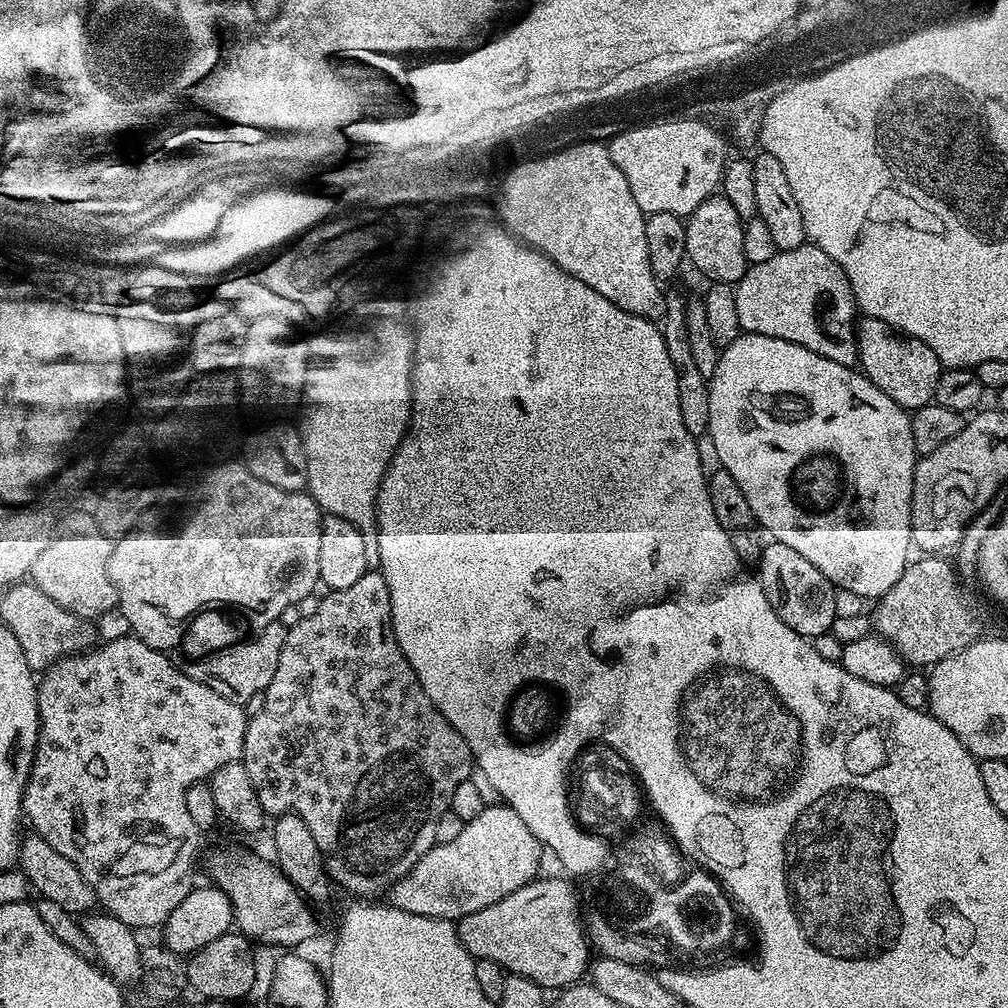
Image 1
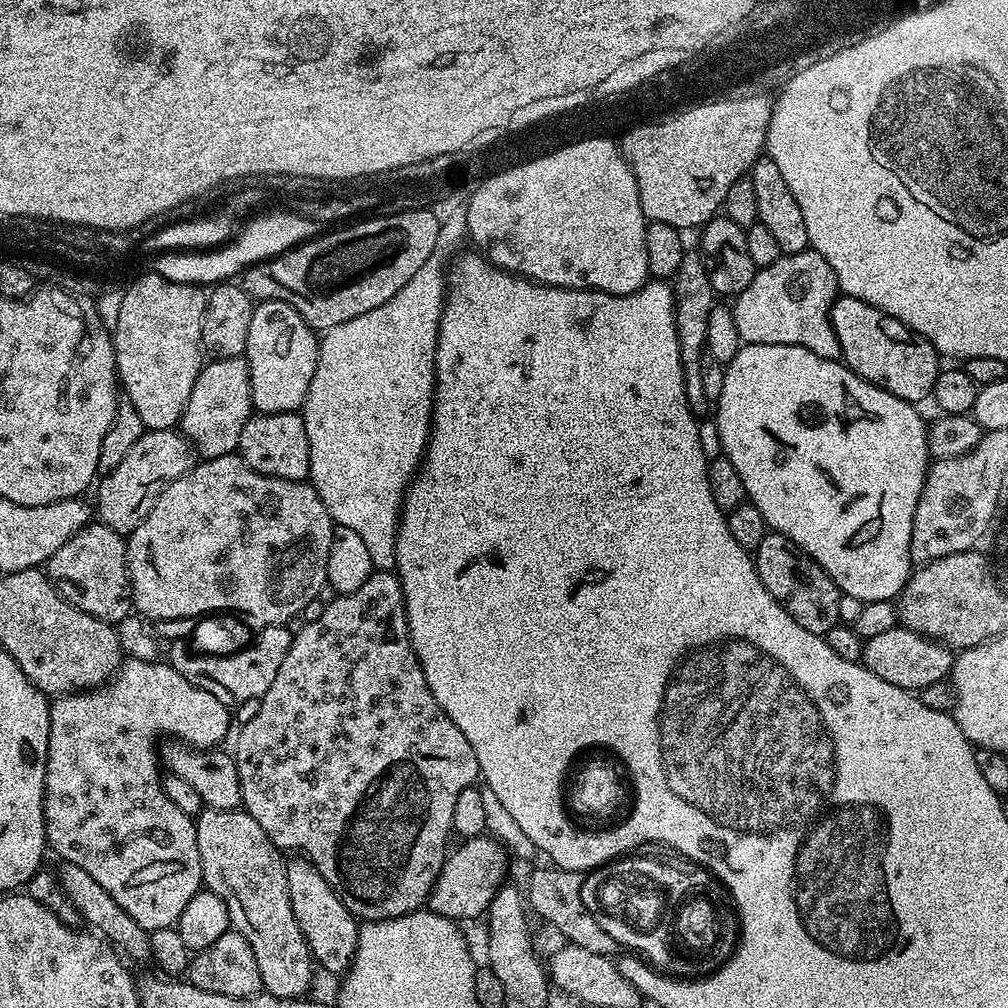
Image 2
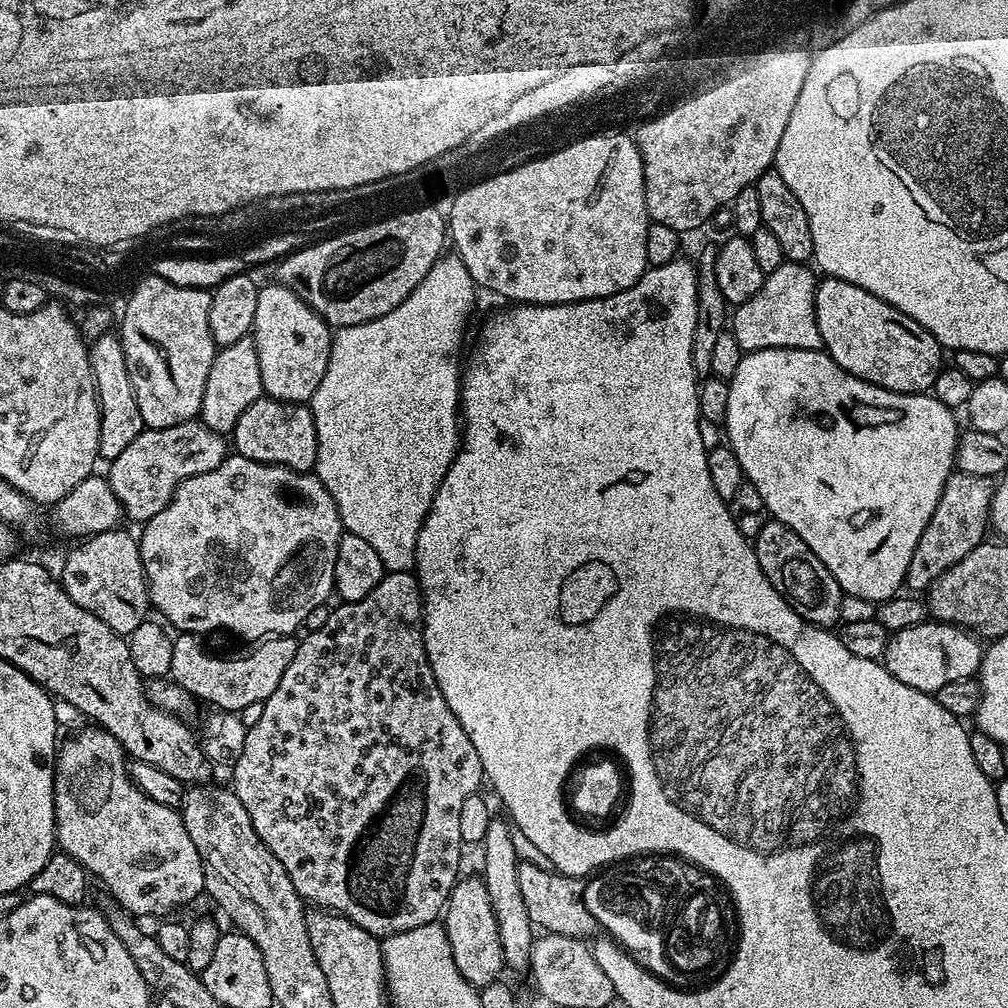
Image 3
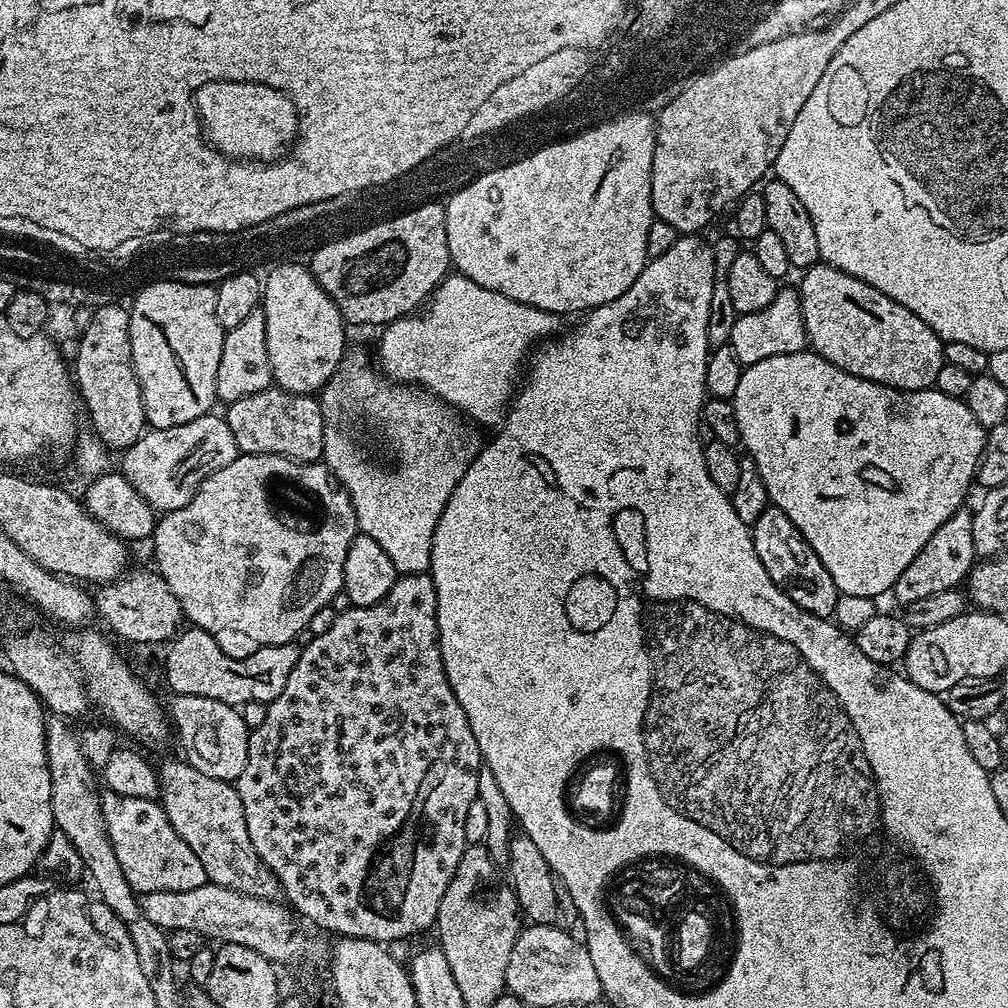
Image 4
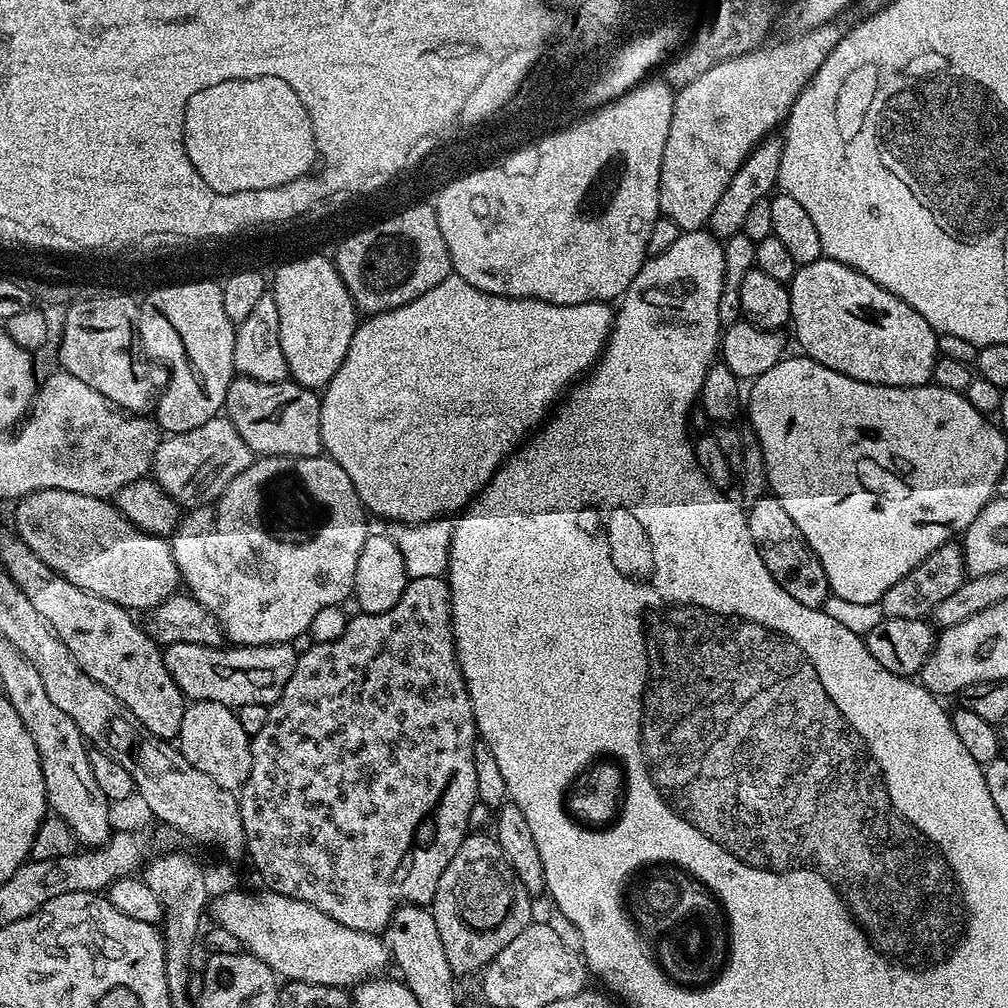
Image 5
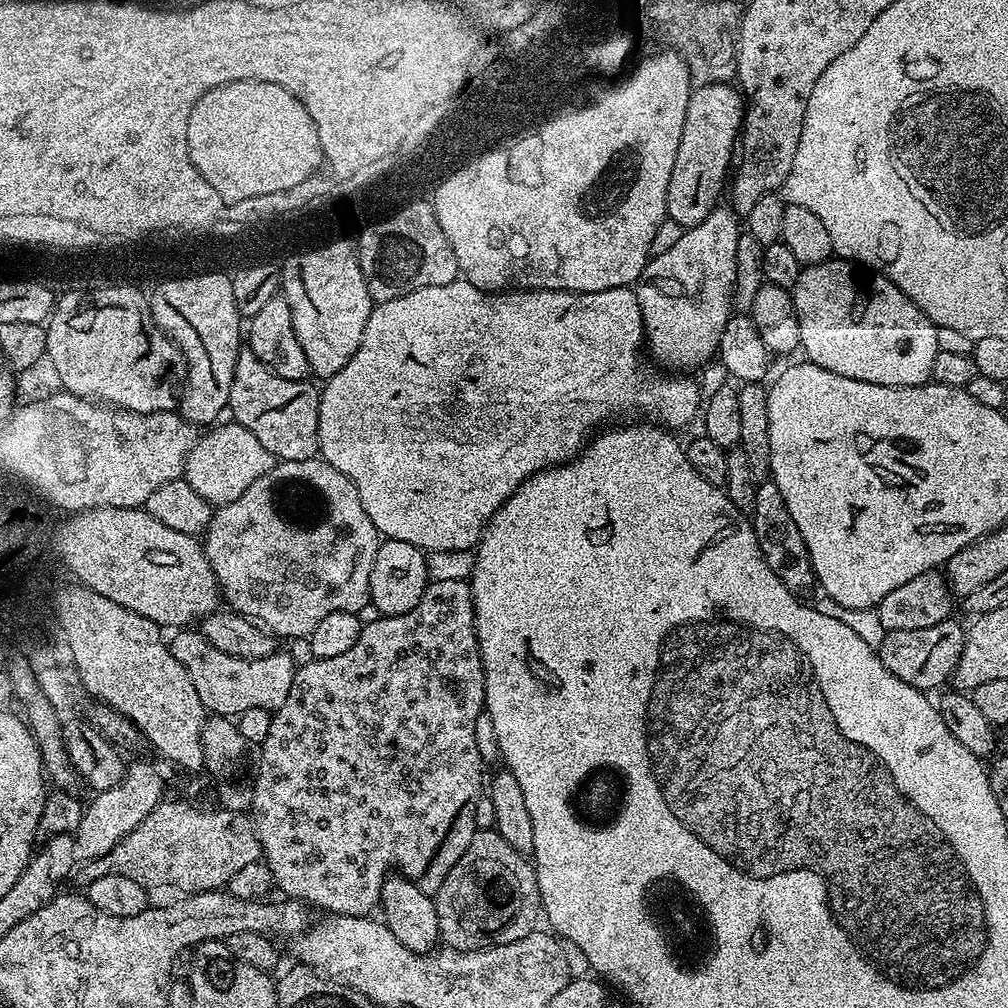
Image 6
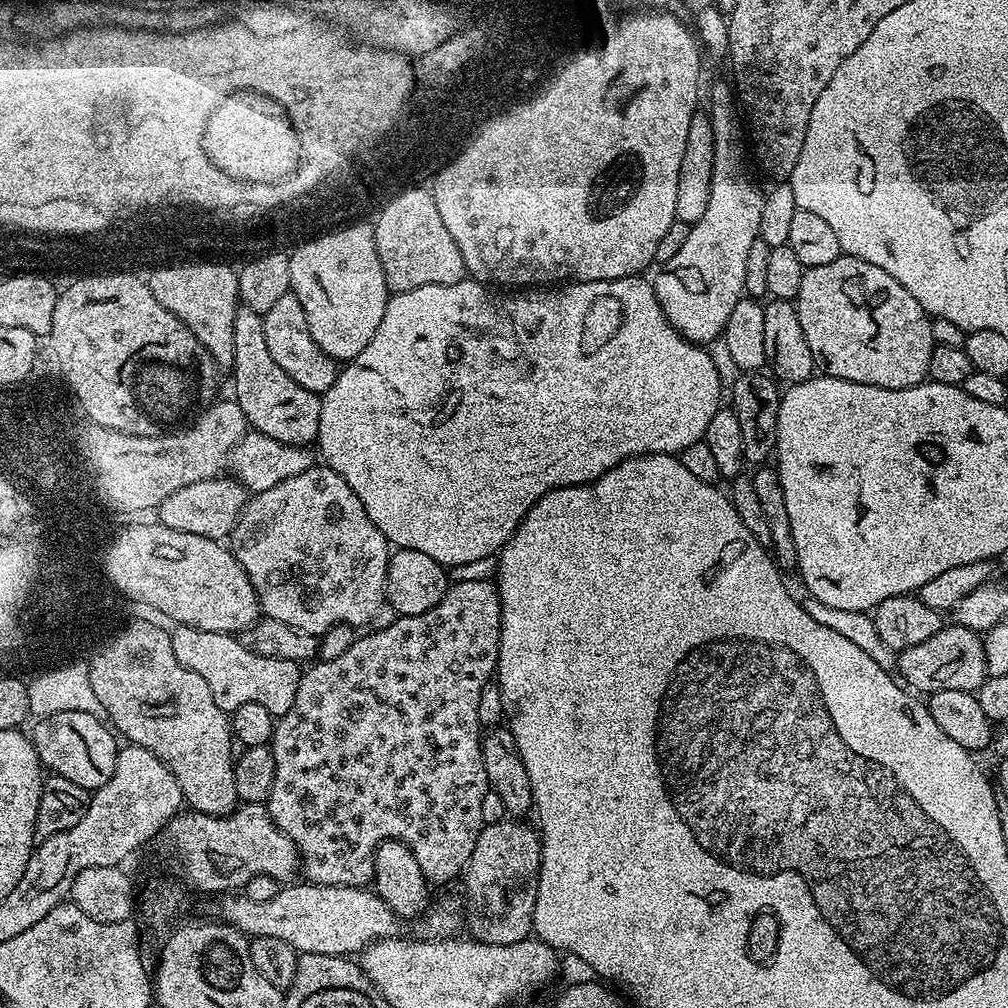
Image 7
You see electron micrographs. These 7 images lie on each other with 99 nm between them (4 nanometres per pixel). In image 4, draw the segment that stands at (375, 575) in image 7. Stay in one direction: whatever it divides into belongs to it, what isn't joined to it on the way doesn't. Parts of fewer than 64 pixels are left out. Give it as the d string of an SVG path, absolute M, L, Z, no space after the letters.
M237 454L234 462L230 462L230 466L222 466L222 470L218 470L214 474L210 474L198 486L198 490L194 494L194 498L190 498L190 502L186 506L182 506L182 510L174 510L173 512L165 512L156 521L156 531L150 537L150 545L152 544L152 552L156 555L155 571L160 573L160 576L166 582L166 586L170 586L170 594L174 594L174 598L178 598L178 602L184 611L185 621L189 625L201 628L213 634L221 634L220 632L237 632L240 636L245 636L248 640L253 640L253 645L267 646L269 644L291 644L297 639L296 635L307 629L310 618L313 617L318 610L330 604L334 594L338 594L344 587L344 567L346 566L346 550L350 550L350 542L358 535L356 526L356 515L354 514L354 506L350 502L350 498L346 494L346 490L340 487L340 483L332 477L332 473L324 463L317 462L314 464L304 464L301 460L292 460L288 456L275 456L274 454Z

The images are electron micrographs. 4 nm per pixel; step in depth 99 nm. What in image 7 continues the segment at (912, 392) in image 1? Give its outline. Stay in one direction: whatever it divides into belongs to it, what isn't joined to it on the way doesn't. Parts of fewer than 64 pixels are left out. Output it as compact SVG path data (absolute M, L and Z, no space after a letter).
M842 254L834 258L834 262L826 262L826 266L805 268L802 287L794 303L798 322L802 322L802 334L806 334L806 346L810 346L810 354L823 375L890 390L902 390L928 380L933 346L930 334L932 320L922 306L918 306L918 298L890 278L886 270Z

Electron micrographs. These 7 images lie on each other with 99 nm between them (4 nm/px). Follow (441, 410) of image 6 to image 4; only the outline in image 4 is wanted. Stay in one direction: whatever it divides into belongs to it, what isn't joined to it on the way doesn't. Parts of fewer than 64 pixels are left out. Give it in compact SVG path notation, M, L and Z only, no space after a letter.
M449 274L432 291L419 311L395 320L381 331L384 333L380 336L378 368L389 381L407 382L409 385L419 386L445 404L451 404L469 421L477 420L480 424L496 426L503 421L510 407L510 401L517 391L516 375L519 372L521 375L530 353L537 345L555 337L561 331L560 320L561 317L555 312L538 310L534 306L514 302L514 298L498 294L498 290L486 290L486 286L470 282L470 278Z

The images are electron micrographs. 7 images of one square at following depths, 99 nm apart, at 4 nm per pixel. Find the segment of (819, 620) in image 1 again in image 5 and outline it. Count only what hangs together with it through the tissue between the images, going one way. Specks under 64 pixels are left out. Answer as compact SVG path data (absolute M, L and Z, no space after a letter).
M765 494L762 498L751 501L746 515L750 538L754 538L754 546L758 546L758 554L762 554L762 562L766 562L766 570L770 570L774 582L778 582L778 586L782 586L790 598L802 602L802 606L823 608L830 595L826 570L822 570L822 562L818 562L802 530L794 526L794 518L786 514L780 499Z

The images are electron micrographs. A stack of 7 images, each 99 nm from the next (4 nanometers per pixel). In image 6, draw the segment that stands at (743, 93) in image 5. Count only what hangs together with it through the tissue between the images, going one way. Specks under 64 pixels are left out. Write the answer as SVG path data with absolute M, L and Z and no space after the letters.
M717 82L714 85L702 84L693 91L690 102L686 106L686 122L682 126L682 142L678 142L678 155L674 158L674 170L670 174L670 186L666 206L667 219L678 222L683 228L698 226L698 222L705 220L708 215L721 203L720 191L725 191L726 181L733 167L732 151L737 151L738 137L744 123L746 101L731 83Z

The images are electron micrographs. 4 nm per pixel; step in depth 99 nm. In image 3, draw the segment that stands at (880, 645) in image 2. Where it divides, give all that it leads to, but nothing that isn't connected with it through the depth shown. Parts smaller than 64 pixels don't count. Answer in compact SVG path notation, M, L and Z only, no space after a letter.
M925 622L910 626L910 630L891 633L882 663L898 682L906 682L906 686L914 690L935 694L946 686L946 682L973 679L979 673L982 657L984 648L973 633L954 624Z

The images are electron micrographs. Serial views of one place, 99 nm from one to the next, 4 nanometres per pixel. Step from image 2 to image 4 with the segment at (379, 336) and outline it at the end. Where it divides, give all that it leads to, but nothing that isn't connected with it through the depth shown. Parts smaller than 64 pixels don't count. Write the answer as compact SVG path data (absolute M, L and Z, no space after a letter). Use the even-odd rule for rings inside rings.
M345 351L343 360L336 373L331 376L322 389L319 397L320 407L324 409L324 454L322 463L327 466L332 477L346 490L350 502L354 506L357 529L363 535L374 538L390 562L394 562L397 573L409 576L419 572L428 572L430 566L430 546L434 538L434 530L438 526L438 518L442 518L442 510L446 510L446 502L450 502L450 494L454 486L467 470L468 463L478 451L476 436L467 428L465 417L457 412L451 404L445 404L430 392L419 386L405 386L400 382L389 382L382 378L375 367L368 365L368 356L364 352ZM347 420L369 420L372 424L384 428L384 440L396 459L393 468L379 468L371 464L364 456L356 453L356 444L348 437L343 428Z

